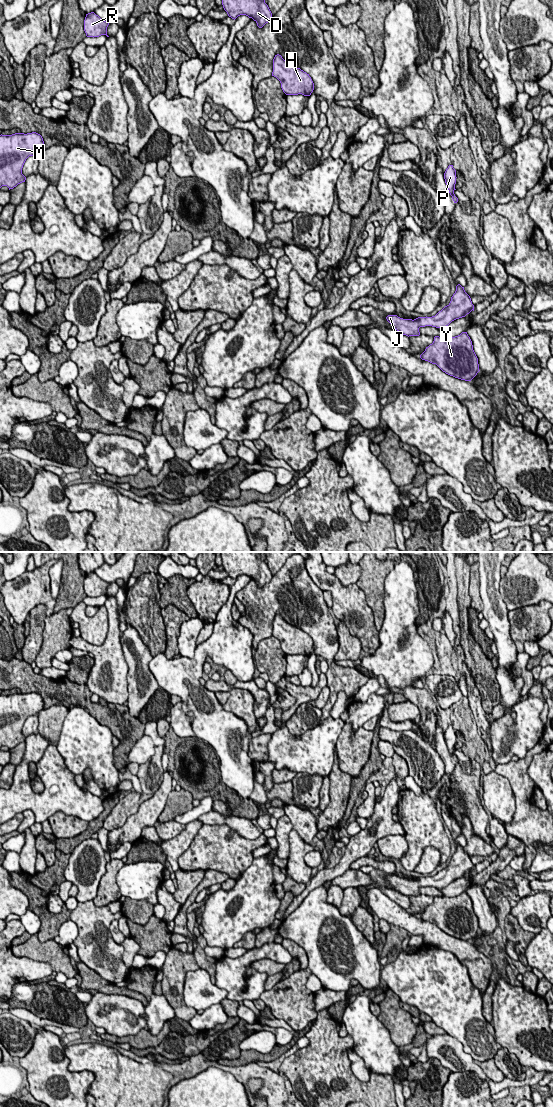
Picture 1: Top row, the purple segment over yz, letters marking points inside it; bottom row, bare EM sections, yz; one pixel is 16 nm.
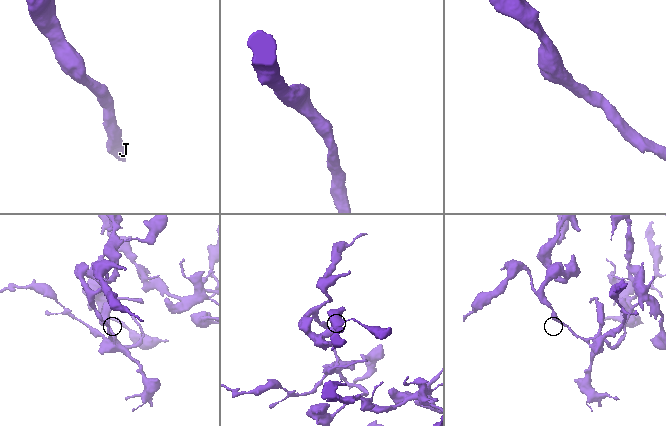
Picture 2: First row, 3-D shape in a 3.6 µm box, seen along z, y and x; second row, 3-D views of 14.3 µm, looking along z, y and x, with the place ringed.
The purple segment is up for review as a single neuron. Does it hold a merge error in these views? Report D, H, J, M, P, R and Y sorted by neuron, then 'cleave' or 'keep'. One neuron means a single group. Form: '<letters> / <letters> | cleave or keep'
D H J M P R Y | keep

